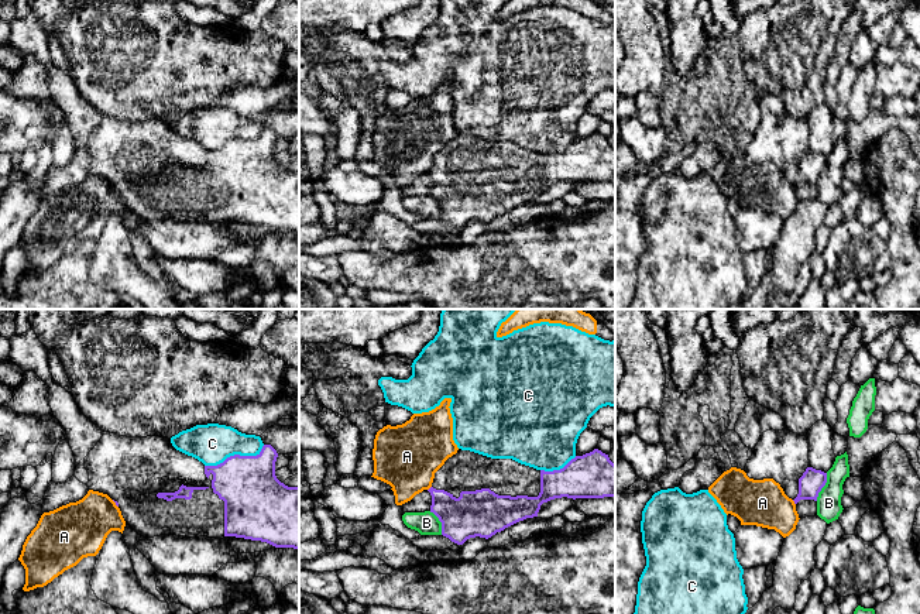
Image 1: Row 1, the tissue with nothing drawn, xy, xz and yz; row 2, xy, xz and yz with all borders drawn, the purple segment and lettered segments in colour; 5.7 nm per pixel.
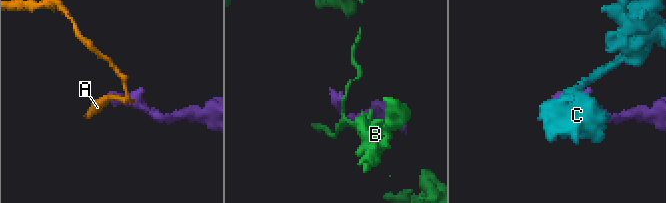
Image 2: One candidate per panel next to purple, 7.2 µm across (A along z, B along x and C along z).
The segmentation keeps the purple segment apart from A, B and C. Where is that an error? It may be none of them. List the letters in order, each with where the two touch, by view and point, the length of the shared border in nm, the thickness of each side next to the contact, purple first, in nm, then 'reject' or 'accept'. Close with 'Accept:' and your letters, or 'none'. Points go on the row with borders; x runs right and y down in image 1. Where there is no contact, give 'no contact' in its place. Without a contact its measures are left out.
A: meets purple in yz at (795, 503); contact 40 nm long; 140 nm thick on the purple side, 260 nm on the other; reject
B: meets purple in yz at (823, 486); contact 170 nm long; 140 nm thick on the purple side, 140 nm on the other; reject
C: meets purple in xy at (234, 455); contact 360 nm long; 340 nm thick on the purple side, 240 nm on the other; reject
Accept: none

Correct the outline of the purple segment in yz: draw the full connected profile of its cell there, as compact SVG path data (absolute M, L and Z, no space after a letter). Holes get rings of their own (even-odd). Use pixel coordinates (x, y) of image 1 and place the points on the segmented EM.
M787 429L763 432L744 471L753 480L773 478L794 504L817 501L827 483L827 473L810 466L807 438Z

